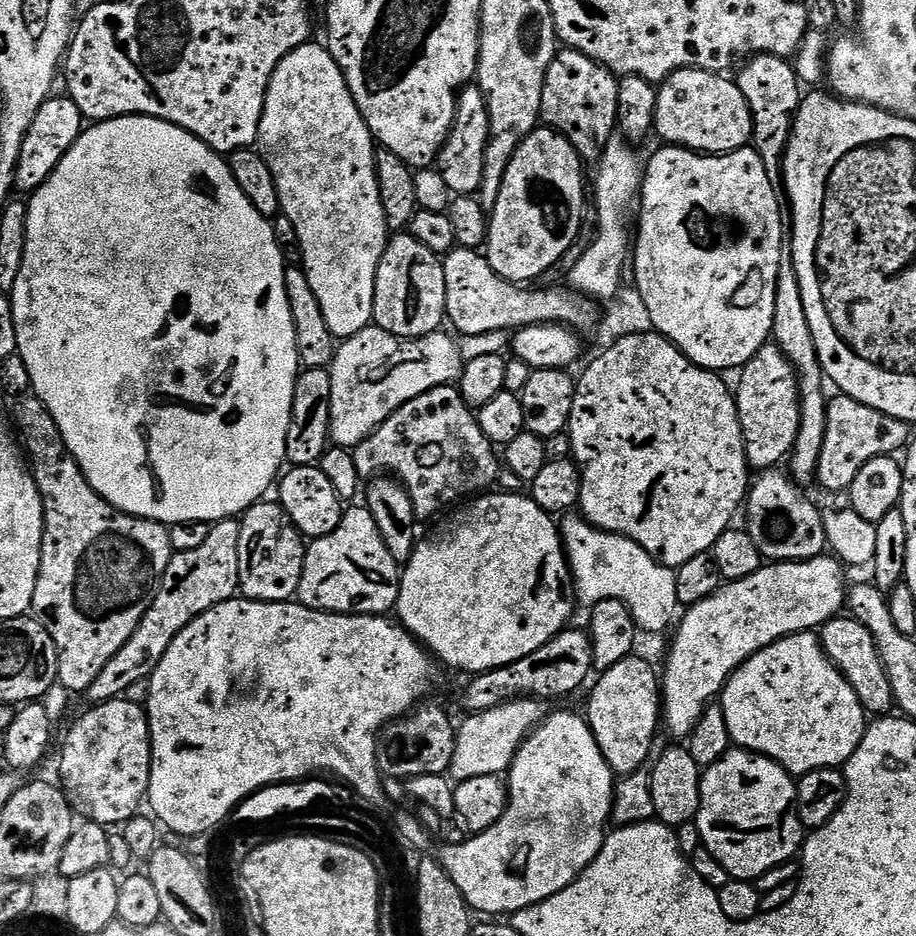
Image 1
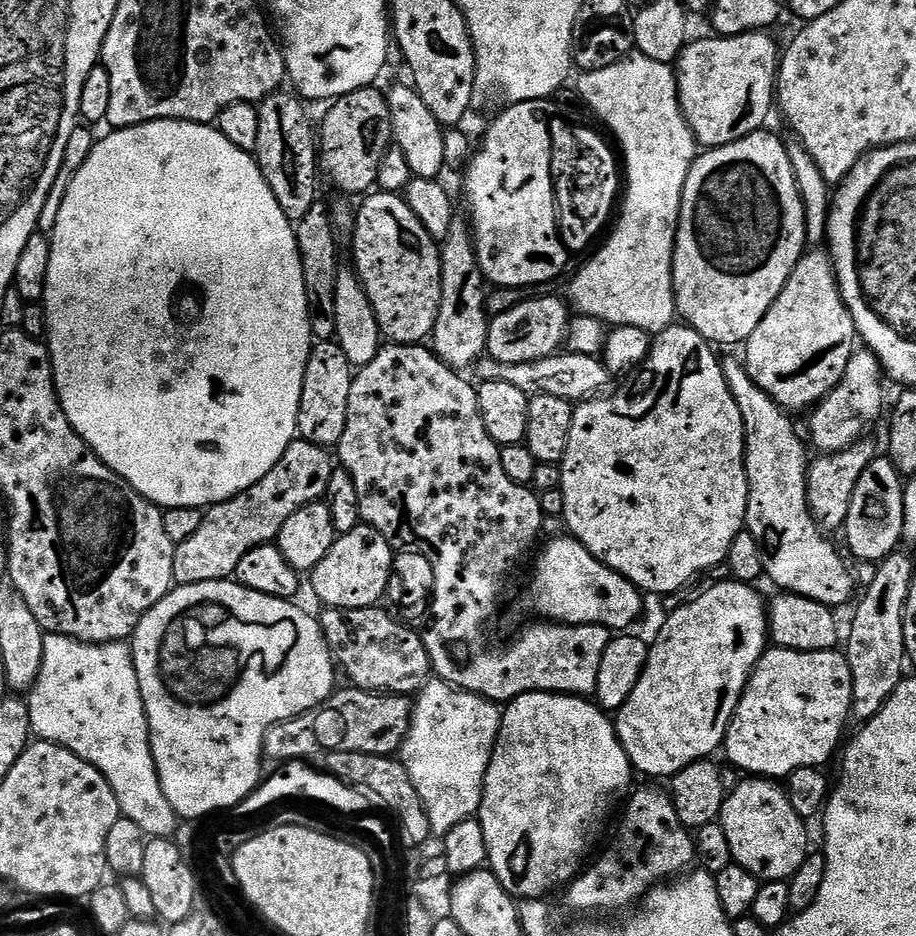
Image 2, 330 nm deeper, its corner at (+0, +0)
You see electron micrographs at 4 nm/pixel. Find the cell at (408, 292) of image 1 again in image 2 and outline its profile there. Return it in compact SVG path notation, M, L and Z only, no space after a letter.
M373 191L371 194L365 195L359 201L360 209L356 212L356 229L352 232L352 260L356 277L360 279L360 284L364 287L366 298L370 302L370 306L374 310L374 318L380 327L380 335L385 341L393 344L414 344L423 345L425 341L431 337L436 319L440 313L440 299L442 298L442 282L440 281L440 249L437 241L433 240L432 235L426 230L426 226L422 226L422 222L418 222L418 218L414 214L414 210L410 210L407 199L403 195L394 192Z

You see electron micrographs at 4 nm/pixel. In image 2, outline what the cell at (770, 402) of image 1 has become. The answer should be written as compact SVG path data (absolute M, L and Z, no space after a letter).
M808 250L794 266L774 306L766 310L766 318L758 322L754 334L750 334L750 338L743 345L742 359L750 378L754 378L754 382L785 412L797 414L796 412L804 411L807 413L832 393L834 386L842 382L846 366L857 348L858 337L854 318L850 318L850 310L840 296L840 287L829 253L824 250Z

